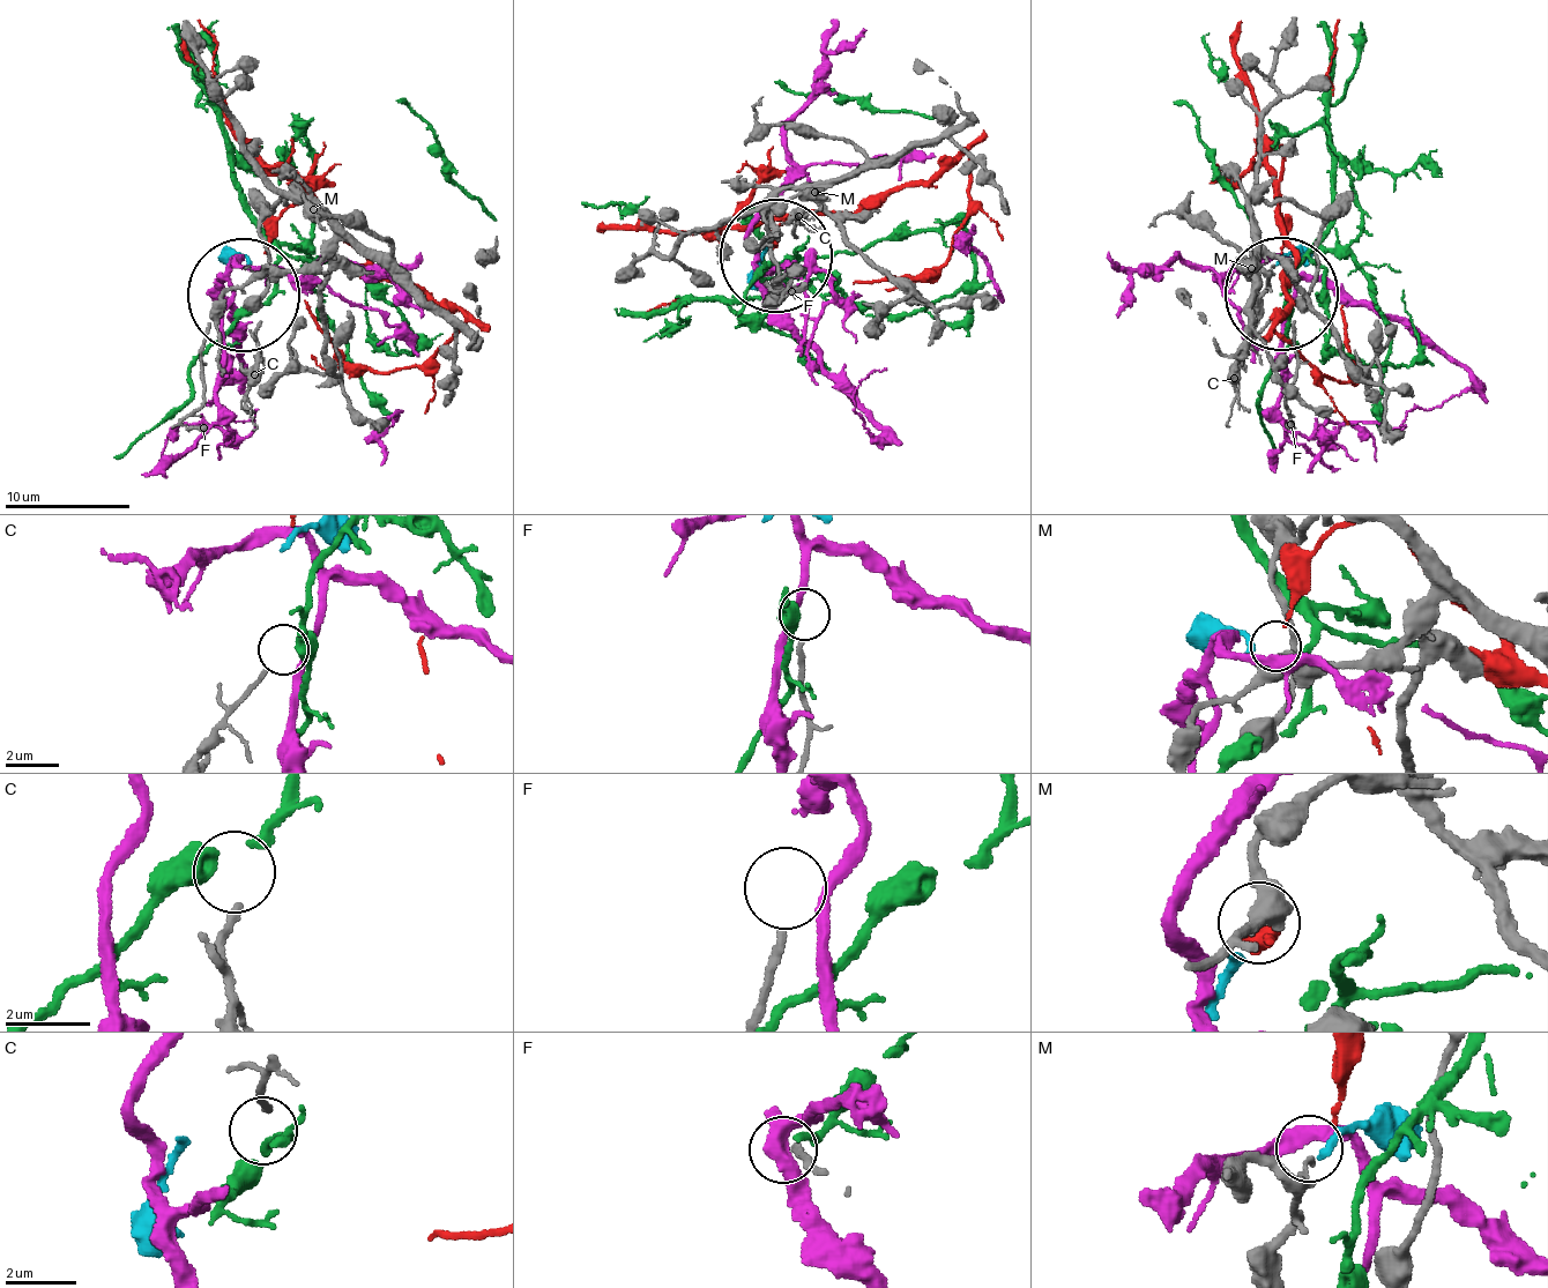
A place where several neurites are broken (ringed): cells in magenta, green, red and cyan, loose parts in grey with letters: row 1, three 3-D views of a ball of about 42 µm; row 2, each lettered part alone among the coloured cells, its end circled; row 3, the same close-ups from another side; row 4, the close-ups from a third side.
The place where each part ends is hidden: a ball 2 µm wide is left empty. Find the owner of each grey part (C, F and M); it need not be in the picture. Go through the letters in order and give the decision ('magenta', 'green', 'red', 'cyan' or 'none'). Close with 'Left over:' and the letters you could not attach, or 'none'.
C: green
F: none
M: cyan
Left over: F

